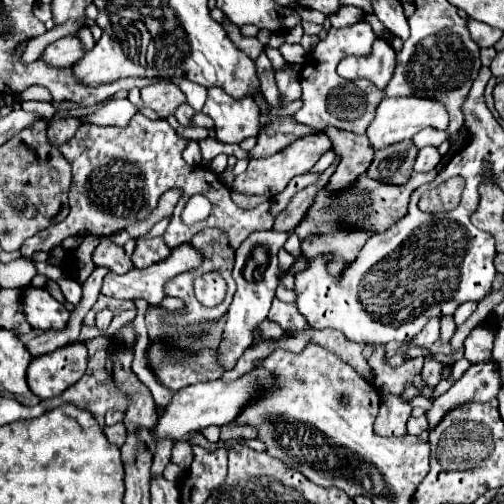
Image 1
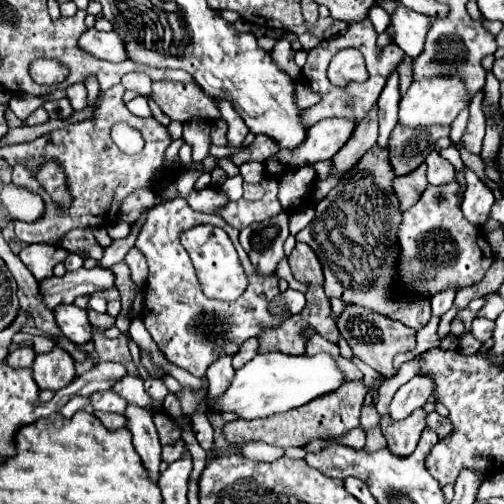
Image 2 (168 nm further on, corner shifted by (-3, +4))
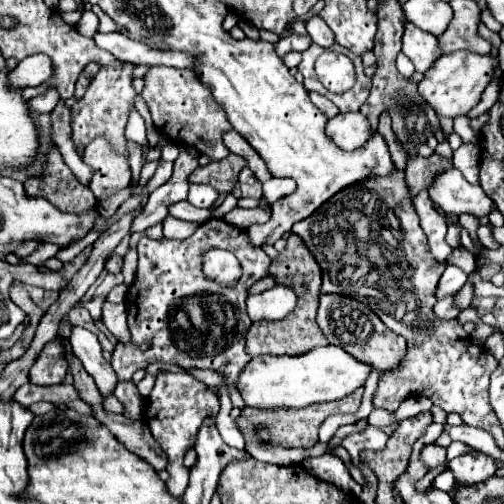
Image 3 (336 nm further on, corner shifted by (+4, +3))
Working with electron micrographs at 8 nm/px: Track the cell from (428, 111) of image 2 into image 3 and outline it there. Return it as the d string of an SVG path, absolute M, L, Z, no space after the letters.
M467 50L445 54L419 82L419 94L435 108L439 116L449 116L449 118L463 116L479 102L483 90L493 80L493 72L497 66L499 66L499 60L489 54L481 56L475 52L467 52Z

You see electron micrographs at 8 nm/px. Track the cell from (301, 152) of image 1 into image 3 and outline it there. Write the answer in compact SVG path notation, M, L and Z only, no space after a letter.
M353 112L327 120L327 136L343 150L357 150L373 136L373 130L361 112Z

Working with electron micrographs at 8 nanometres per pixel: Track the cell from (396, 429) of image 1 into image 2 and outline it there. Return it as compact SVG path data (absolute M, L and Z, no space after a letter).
M416 409L410 417L404 421L392 421L390 415L384 415L380 419L382 435L388 441L388 447L396 455L410 455L416 449L416 443L420 439L420 433L424 429L424 417L426 413L422 409Z

